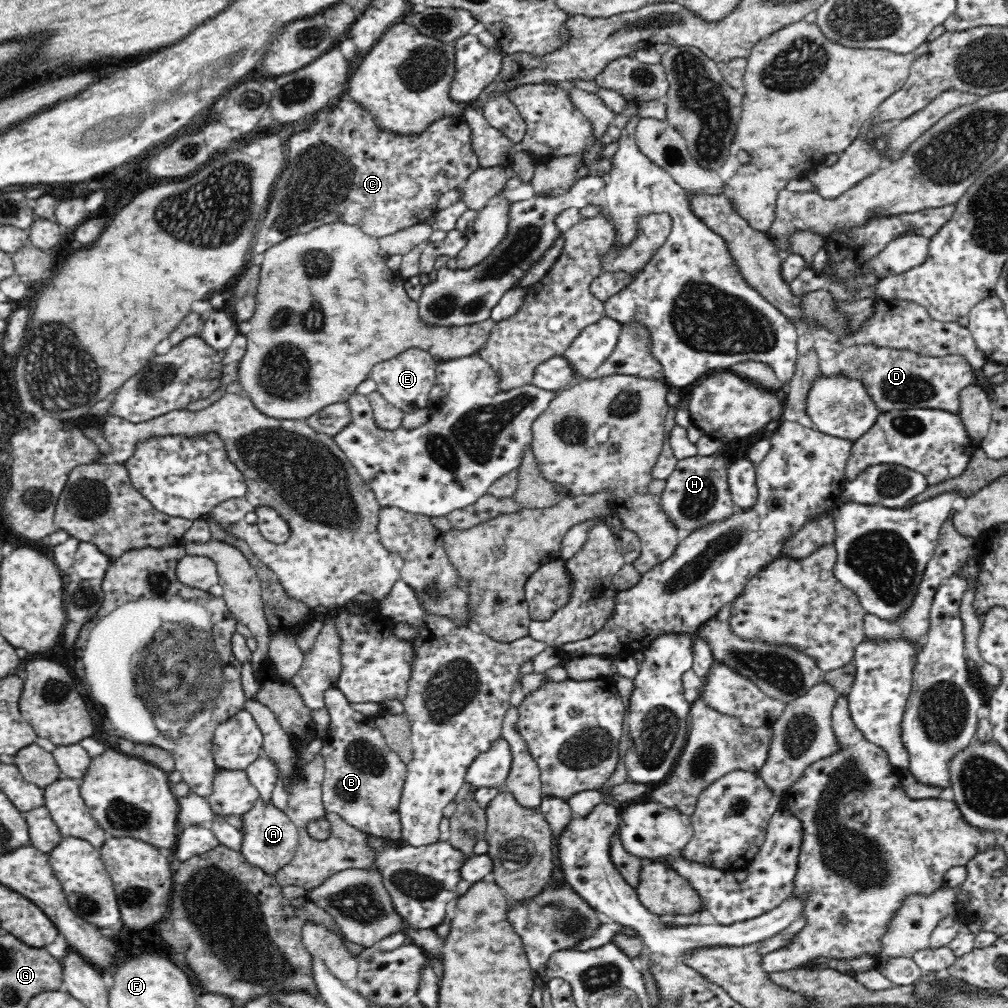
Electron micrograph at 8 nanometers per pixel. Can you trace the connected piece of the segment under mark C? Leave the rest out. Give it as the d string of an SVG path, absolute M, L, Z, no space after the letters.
M340 100L340 104L338 104L324 120L316 122L314 126L310 126L308 130L304 130L304 132L300 132L300 134L294 134L294 136L290 136L290 138L285 138L285 150L288 150L288 154L286 154L282 174L280 174L276 186L274 186L272 200L270 200L270 206L268 206L268 210L266 210L266 218L262 220L262 224L258 226L258 230L256 230L256 234L254 234L254 252L256 252L256 254L266 252L266 248L270 248L270 246L282 242L284 238L288 238L288 236L306 234L308 231L314 230L318 226L330 223L356 225L366 234L376 238L394 234L398 230L414 226L415 224L424 223L427 218L430 218L430 216L438 211L438 200L440 200L440 196L442 196L444 192L461 187L463 182L466 182L468 176L480 168L476 153L474 153L474 149L472 148L471 128L465 123L462 115L444 117L439 121L433 122L422 134L416 135L415 137L412 137L412 135L404 137L376 128L372 115L366 110L363 110L362 106L352 100Z

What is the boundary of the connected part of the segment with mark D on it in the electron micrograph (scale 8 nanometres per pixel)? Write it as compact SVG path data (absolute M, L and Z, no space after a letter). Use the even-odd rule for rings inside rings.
M818 337L813 348L816 349L821 374L836 376L846 374L850 378L858 378L866 387L868 394L882 410L908 410L911 408L931 408L944 410L952 414L959 414L959 394L963 388L977 384L977 377L971 364L962 355L948 355L943 357L924 356L911 350L896 350L880 348L874 345L844 345L837 341L828 341Z

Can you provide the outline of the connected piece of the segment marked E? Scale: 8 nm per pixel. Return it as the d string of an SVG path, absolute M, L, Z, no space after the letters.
M412 346L412 348L396 354L394 358L374 366L369 378L376 382L377 391L392 406L410 414L427 408L431 398L432 387L436 382L436 369L439 363L440 361L428 351Z

